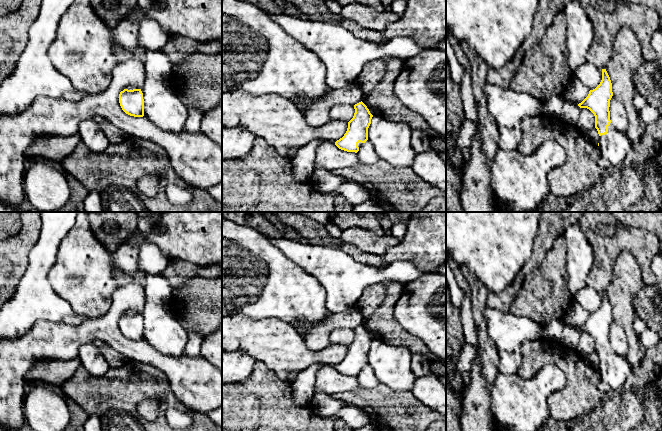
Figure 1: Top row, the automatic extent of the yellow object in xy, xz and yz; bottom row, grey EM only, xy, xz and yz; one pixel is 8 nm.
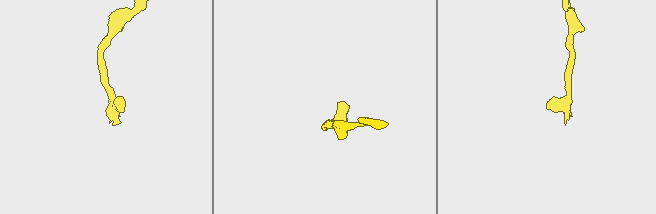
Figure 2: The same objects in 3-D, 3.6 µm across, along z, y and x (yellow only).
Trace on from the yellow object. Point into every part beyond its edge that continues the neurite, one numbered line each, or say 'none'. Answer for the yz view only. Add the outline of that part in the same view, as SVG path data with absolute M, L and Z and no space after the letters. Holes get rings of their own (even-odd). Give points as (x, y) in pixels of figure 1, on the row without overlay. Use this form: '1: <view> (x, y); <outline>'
1: yz (615, 371); M610 347L608 356L599 362L600 381L608 386L609 391L623 391L629 386L633 377L633 368L627 357L619 356Z

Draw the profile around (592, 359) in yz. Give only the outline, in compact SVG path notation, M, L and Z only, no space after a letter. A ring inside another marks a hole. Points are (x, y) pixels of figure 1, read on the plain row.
M596 352L584 356L584 360L588 364L588 366L591 366L594 369L598 369L600 360Z

